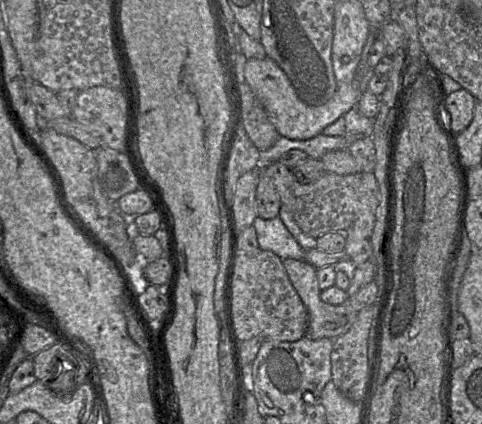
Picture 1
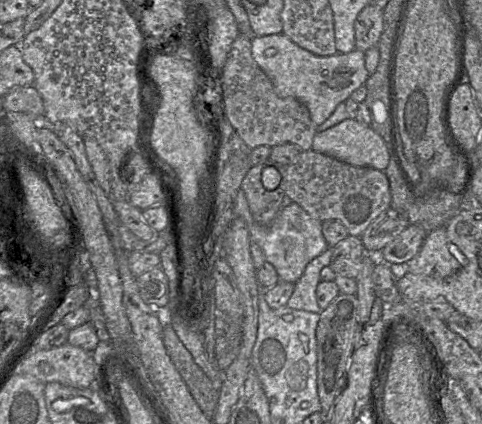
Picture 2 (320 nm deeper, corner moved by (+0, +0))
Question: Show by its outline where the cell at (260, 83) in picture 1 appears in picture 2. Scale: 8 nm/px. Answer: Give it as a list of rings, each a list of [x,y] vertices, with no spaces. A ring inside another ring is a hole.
[[[273,34],[252,39],[252,57],[270,79],[280,97],[291,97],[307,107],[311,120],[321,125],[337,105],[364,85],[369,77],[365,67],[365,53],[361,50],[332,56],[317,56],[291,41],[284,34]]]

